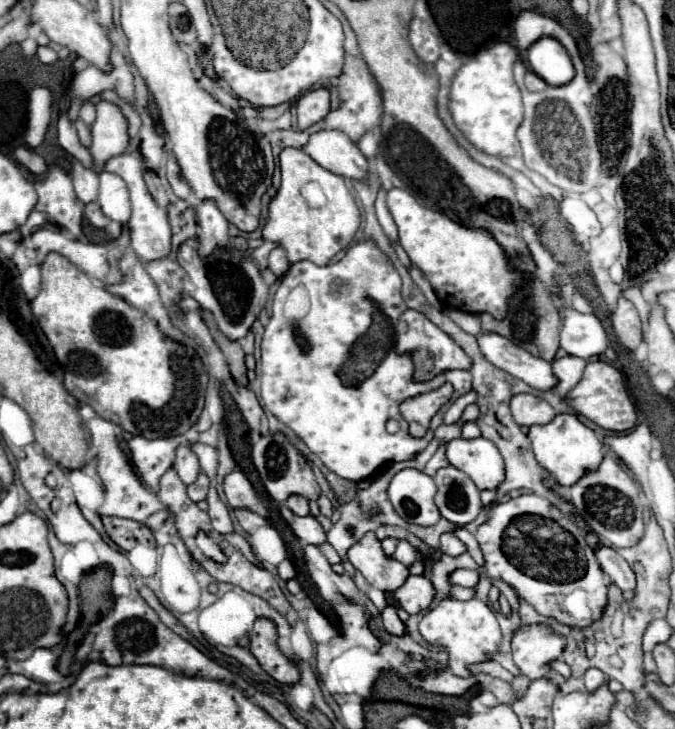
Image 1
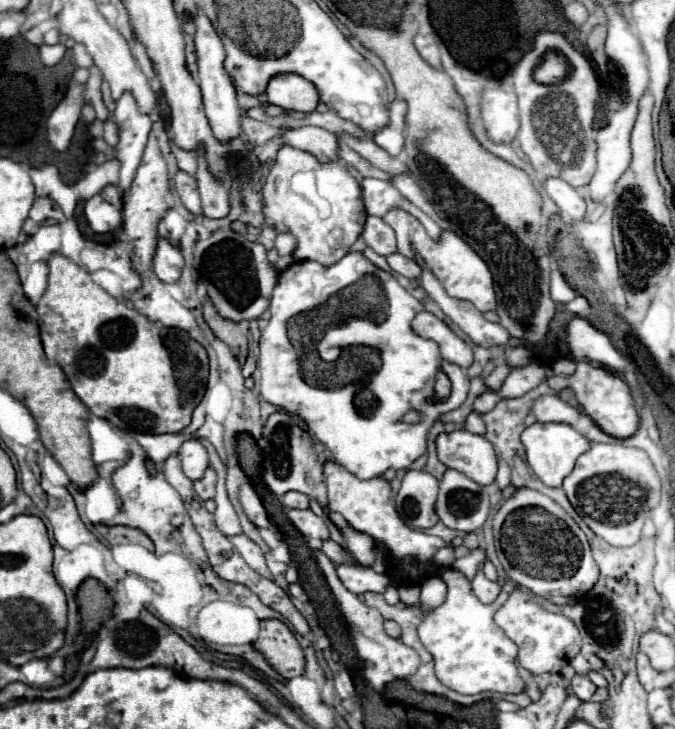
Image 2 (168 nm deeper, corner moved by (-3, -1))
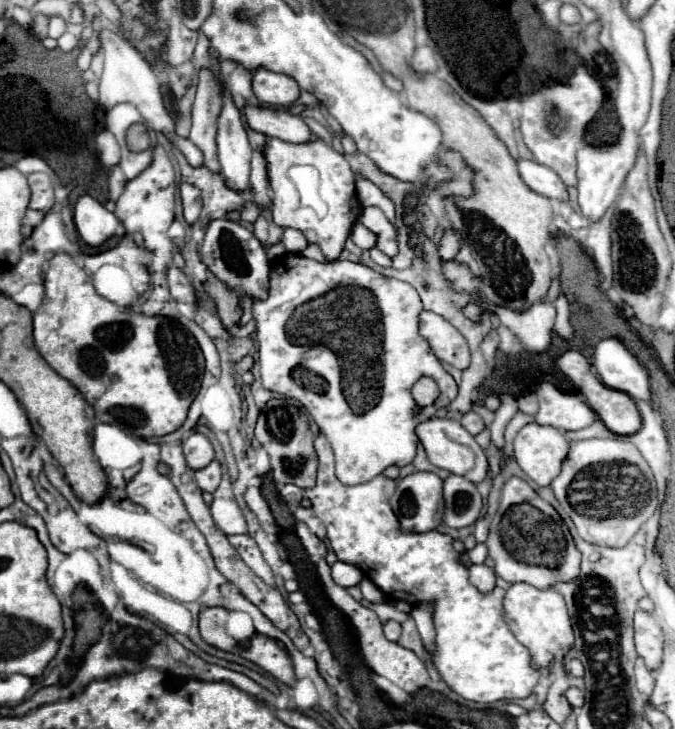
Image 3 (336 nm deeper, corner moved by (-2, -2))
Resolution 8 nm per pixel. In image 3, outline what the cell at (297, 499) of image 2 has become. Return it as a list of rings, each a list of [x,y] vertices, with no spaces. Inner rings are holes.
[[[283,485],[281,487],[281,497],[283,497],[283,501],[287,505],[299,505],[301,499],[303,499],[303,495],[305,495],[305,491],[299,489],[297,485]]]

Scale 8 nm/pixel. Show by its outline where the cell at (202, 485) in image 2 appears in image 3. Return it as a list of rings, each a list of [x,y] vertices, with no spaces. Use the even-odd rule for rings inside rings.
[[[211,461],[205,469],[195,471],[195,481],[197,481],[201,491],[213,493],[217,489],[219,481],[221,481],[221,465],[219,465],[219,461]]]

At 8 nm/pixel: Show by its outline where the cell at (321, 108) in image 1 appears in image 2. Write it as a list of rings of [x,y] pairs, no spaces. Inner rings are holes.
[[[278,74],[270,78],[266,86],[268,104],[282,106],[284,110],[294,112],[314,112],[318,104],[318,90],[312,82],[298,74]]]

